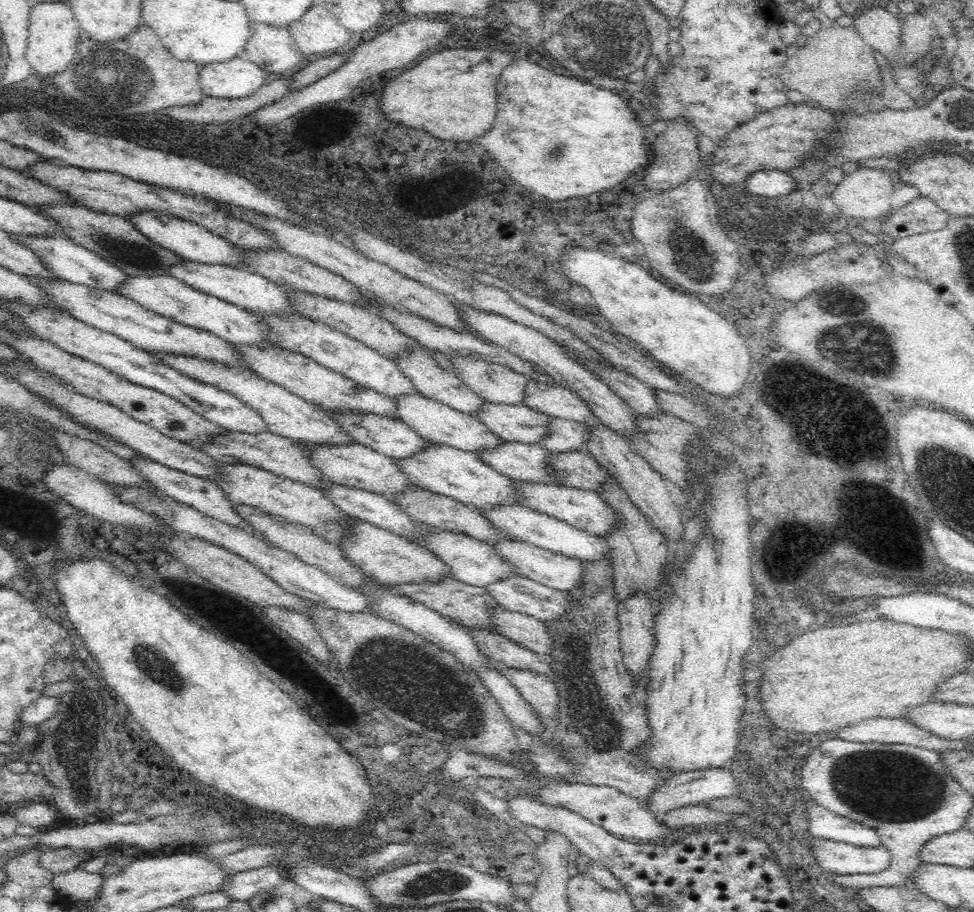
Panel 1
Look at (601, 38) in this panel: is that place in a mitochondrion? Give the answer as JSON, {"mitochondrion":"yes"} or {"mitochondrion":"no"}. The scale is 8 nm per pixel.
{"mitochondrion":"yes"}

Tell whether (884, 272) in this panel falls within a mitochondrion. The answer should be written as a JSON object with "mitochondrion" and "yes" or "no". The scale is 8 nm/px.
{"mitochondrion":"no"}

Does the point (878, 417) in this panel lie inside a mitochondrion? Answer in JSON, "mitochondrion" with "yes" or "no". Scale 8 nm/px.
{"mitochondrion":"no"}

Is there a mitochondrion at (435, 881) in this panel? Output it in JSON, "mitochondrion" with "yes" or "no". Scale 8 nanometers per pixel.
{"mitochondrion":"yes"}

